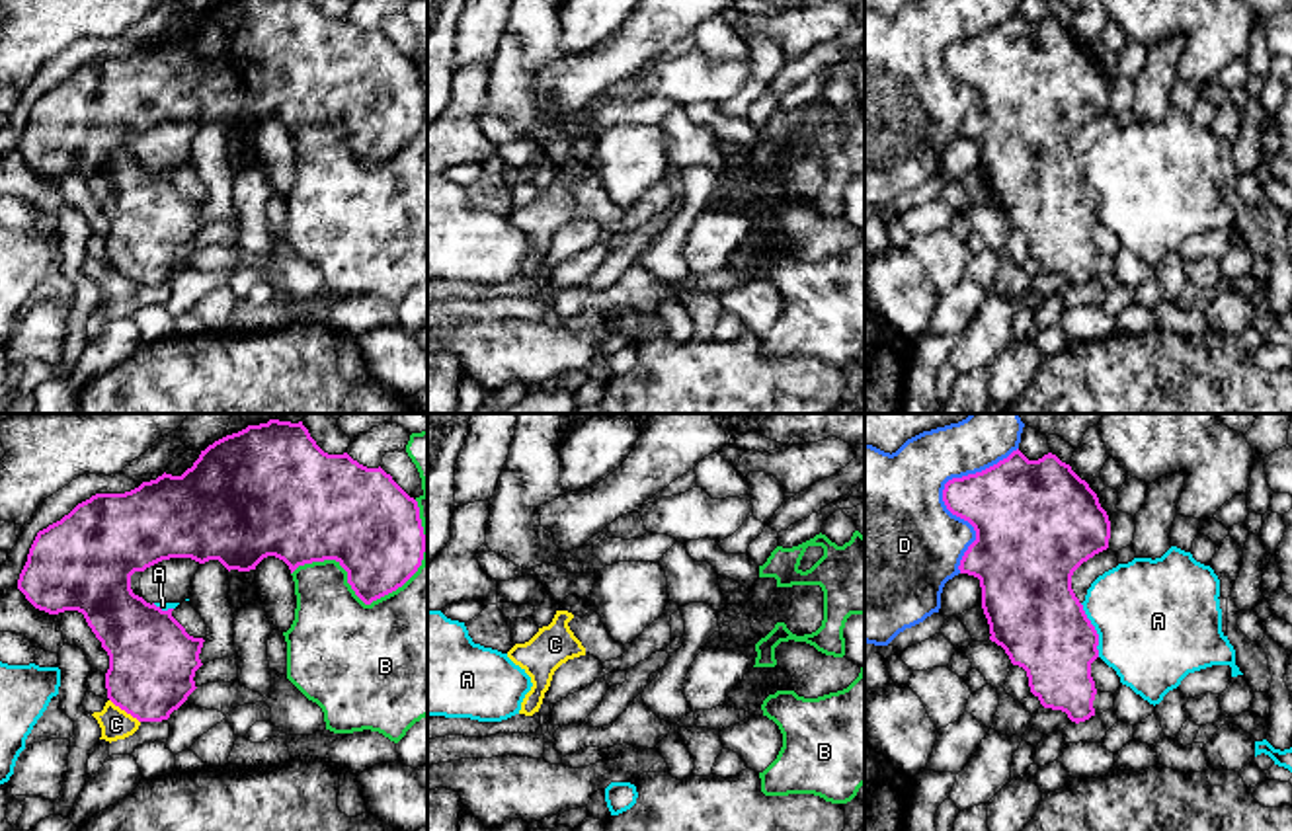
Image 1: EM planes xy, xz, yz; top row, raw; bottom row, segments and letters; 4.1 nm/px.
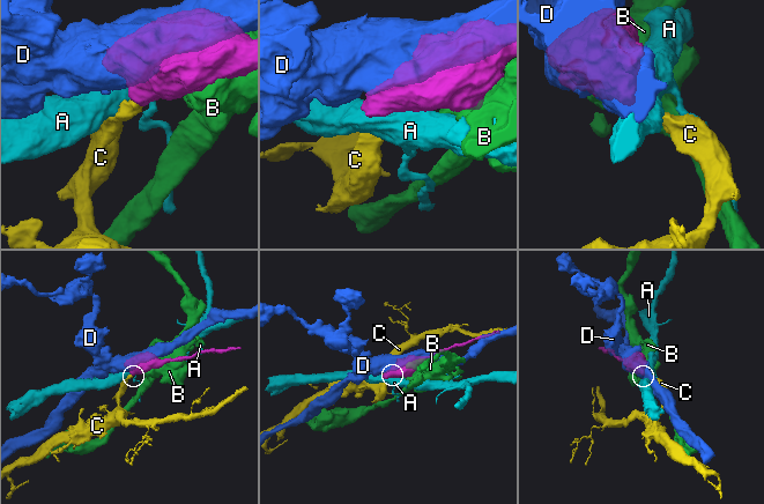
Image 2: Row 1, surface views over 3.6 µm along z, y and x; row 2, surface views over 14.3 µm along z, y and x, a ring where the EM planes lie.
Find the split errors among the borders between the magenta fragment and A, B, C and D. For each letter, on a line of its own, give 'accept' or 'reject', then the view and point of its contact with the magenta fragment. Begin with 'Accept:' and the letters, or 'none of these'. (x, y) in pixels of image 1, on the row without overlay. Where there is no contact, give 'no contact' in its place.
Accept: none of these
A: reject; contact yz (1095, 194)
B: reject; contact xy (381, 158)
C: reject; contact xy (125, 274)
D: reject; contact yz (943, 59)

